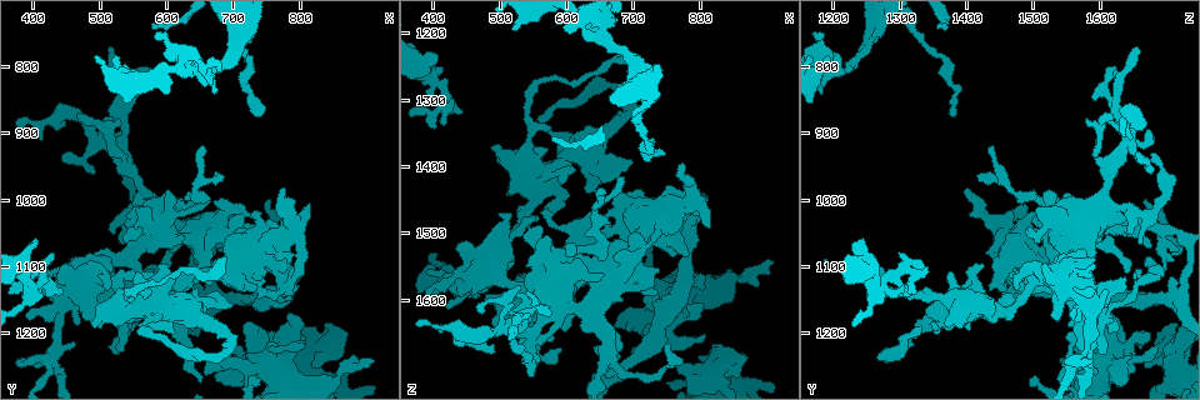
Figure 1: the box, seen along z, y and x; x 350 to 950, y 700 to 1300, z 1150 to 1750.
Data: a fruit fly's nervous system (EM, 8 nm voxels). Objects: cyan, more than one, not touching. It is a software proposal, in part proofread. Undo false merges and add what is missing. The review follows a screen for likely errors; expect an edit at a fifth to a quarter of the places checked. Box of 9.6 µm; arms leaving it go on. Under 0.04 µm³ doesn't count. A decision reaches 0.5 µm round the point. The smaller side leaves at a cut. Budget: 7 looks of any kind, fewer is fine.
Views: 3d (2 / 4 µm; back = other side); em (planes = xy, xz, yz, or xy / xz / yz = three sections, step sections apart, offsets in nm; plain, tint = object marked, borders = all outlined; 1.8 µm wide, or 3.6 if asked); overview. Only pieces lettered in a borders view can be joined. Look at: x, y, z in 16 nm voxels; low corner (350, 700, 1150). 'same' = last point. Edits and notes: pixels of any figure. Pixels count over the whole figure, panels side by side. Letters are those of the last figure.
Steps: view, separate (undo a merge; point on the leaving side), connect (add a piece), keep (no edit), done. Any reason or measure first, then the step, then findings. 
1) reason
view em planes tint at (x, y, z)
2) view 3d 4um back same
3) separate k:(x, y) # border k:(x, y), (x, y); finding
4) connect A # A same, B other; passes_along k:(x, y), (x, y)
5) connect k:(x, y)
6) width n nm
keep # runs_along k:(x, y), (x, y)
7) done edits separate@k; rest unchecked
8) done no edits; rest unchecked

a fork
view em planes tint at (405, 1135, 1265)

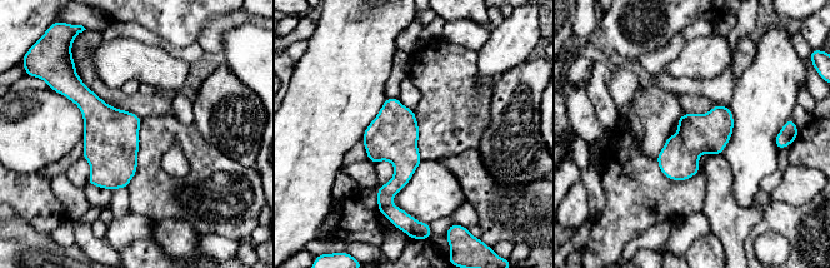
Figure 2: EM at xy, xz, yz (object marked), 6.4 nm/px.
view em planes borders same

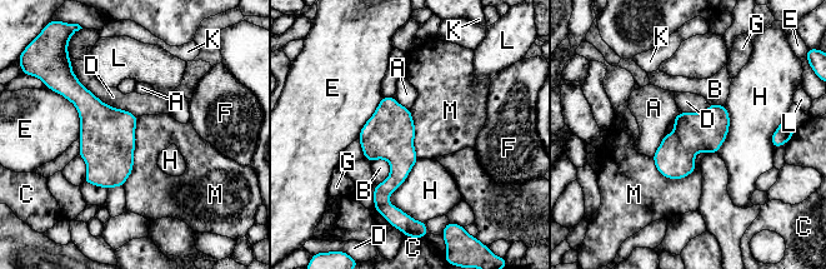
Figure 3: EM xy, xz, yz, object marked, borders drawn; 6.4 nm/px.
longest_contact D 500 nm
keep # A other, B other, C other, D other, E other, F other, G other, H other, K other, L other, M other; continuous, no second neuron

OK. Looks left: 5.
thin end
view em xz step 8 borders at (660, 1260, 1590)

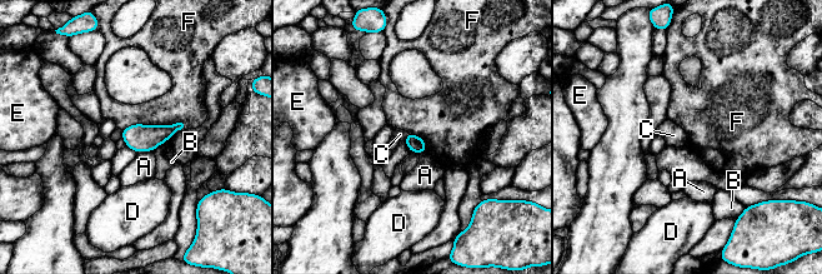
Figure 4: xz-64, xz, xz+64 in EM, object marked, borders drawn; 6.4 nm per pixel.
longest_contact F 400 nm
keep # A other, B other, C other, D other, E other, F other; border 4:(184, 124), (130, 124), (121, 129); no lettered piece goes on from it

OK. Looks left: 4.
abrupt turn
view em xz step 8 tint at (650, 810, 1195)

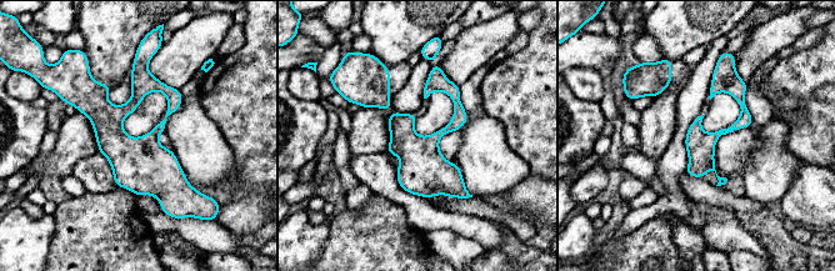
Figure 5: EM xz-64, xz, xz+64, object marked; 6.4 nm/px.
view em planes tint same

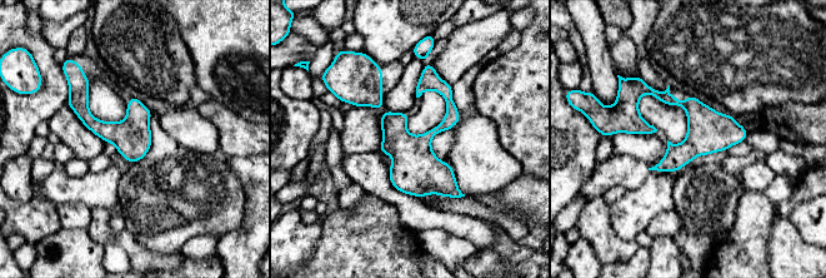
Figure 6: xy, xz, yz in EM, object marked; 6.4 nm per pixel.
what lies round it
view em planes borders same

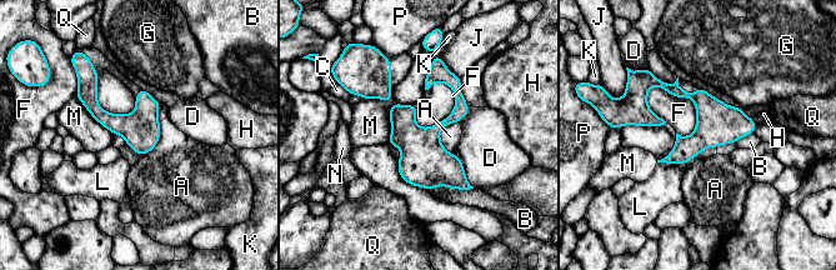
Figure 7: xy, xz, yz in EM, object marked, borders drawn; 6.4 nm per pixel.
keep # A other, B other, C other, D other, F other, G other, H other, J other, K other, L other, M other, N other, P other, Q other; continuous, no second neuron

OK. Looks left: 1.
done no edits; rest unchecked

